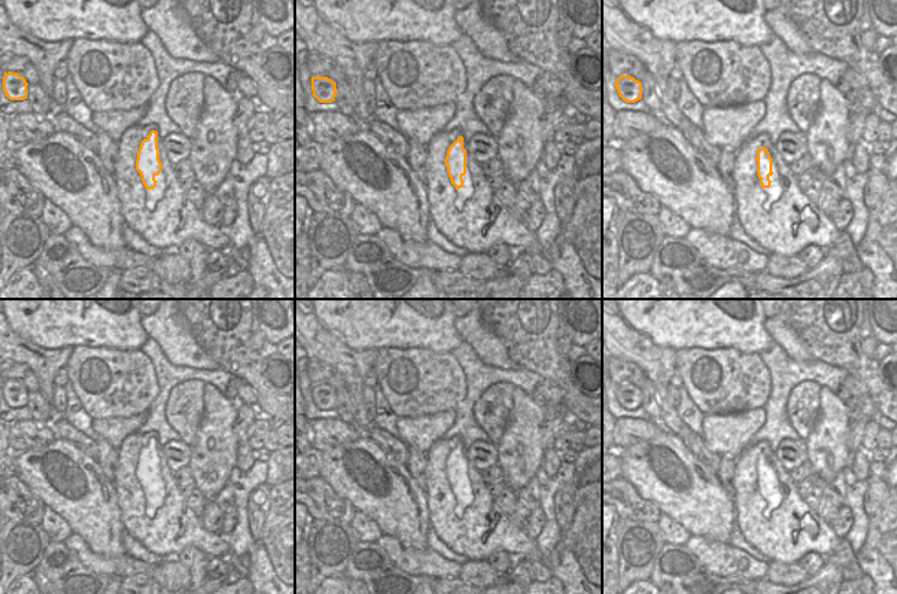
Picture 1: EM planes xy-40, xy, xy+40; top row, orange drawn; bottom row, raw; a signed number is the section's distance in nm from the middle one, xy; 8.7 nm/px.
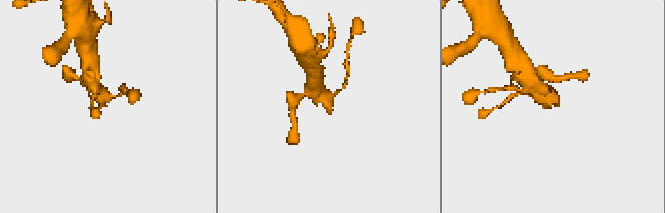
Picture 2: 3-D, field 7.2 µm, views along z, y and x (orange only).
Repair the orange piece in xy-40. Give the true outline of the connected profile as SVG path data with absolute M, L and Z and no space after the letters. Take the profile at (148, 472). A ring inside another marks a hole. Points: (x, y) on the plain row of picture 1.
M155 432L128 435L118 449L118 465L114 472L114 488L118 495L118 508L121 510L121 521L125 531L139 540L150 553L162 556L165 560L176 558L185 547L195 547L206 553L210 558L228 558L230 546L225 542L224 534L210 532L187 505L184 497L178 491L174 472L167 465L163 447L158 444Z

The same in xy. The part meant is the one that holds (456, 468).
M438 439L427 453L427 506L428 520L436 536L468 561L486 561L492 553L503 550L513 558L529 554L536 543L525 531L514 525L494 502L481 472L475 466L469 450L461 439Z

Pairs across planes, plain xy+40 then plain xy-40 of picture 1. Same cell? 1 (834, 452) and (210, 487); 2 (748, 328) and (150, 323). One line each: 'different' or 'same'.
1: same
2: different

